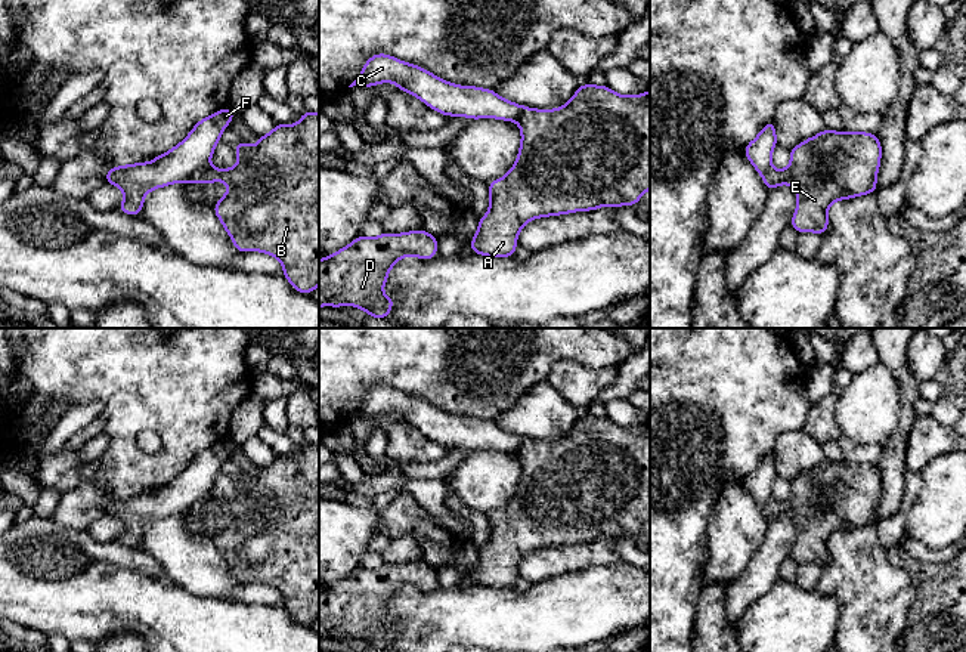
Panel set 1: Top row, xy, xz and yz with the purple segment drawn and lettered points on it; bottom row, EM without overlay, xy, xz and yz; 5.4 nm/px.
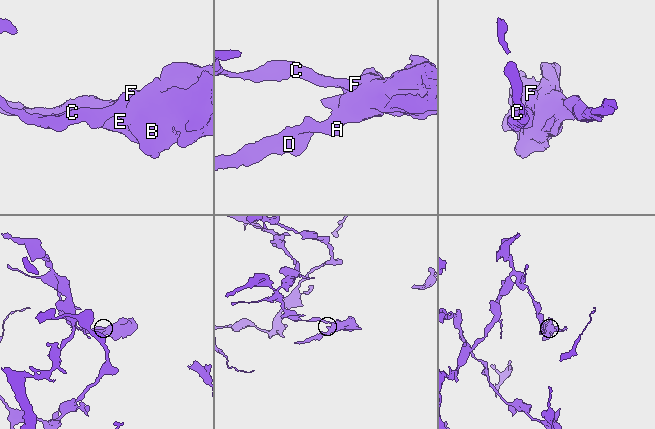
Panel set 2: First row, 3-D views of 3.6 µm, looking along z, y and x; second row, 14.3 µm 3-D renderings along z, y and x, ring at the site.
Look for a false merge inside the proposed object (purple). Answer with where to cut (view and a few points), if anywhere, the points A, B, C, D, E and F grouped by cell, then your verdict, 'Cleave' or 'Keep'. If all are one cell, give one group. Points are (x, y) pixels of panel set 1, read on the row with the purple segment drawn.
Split along xy (209, 166), (197, 170), (189, 179). Groups: A B D E / C F. Cleave

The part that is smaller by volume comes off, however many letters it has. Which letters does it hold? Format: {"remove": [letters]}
{"remove": ["A", "B", "D", "E"]}

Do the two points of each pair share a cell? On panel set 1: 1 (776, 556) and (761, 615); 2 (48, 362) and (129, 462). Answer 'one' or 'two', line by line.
1: two
2: one

